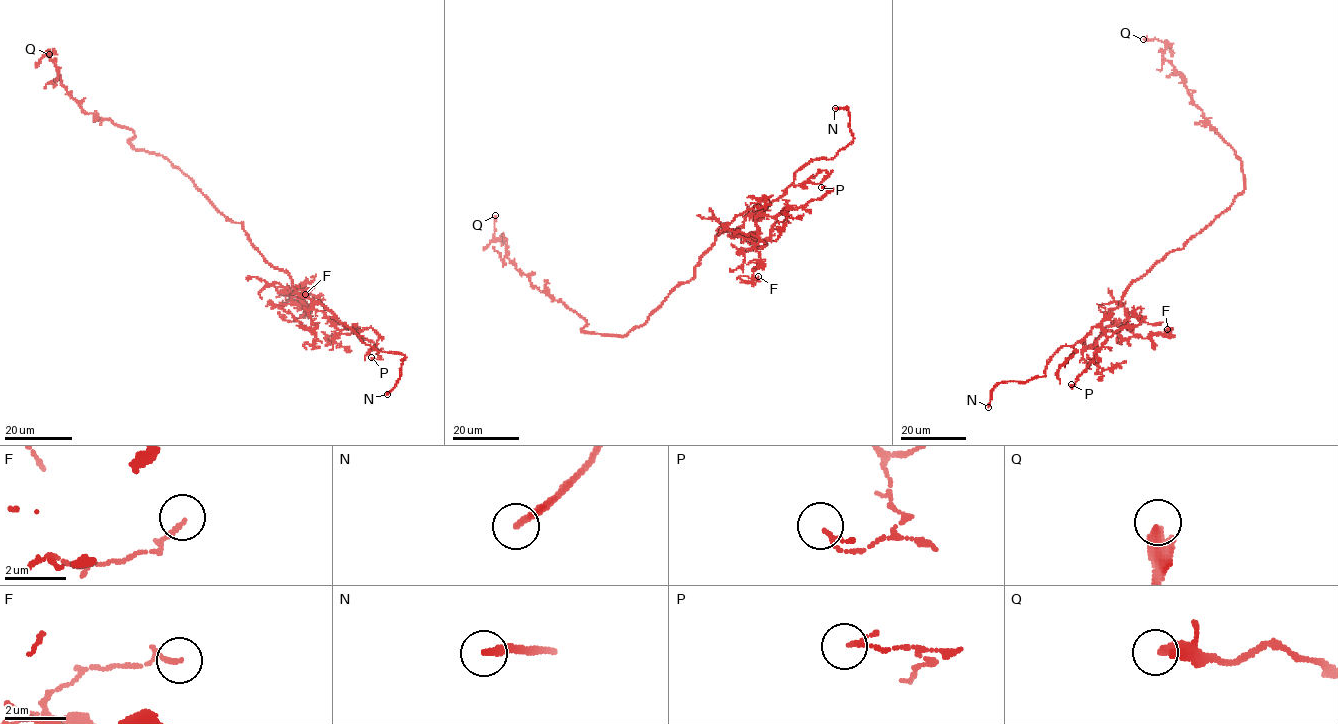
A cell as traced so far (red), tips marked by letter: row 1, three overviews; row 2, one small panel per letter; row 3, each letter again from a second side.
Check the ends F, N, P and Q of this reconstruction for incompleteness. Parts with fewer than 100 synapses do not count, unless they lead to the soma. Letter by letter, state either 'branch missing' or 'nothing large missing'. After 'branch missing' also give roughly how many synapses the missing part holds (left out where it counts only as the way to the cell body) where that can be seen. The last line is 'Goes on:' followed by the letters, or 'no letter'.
F: nothing large missing
N: branch missing
P: nothing large missing
Q: nothing large missing
Goes on: N

